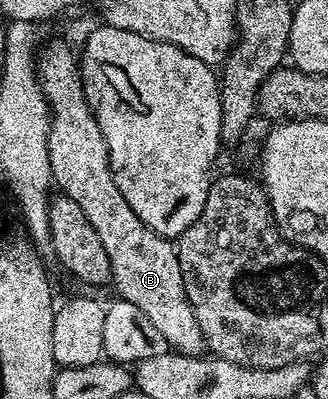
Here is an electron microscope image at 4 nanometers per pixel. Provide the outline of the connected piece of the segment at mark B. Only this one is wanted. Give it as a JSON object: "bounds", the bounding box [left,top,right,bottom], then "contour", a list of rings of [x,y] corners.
{"bounds":[36,46,205,356],"contour":[[[48,46],[39,51],[36,63],[36,72],[40,79],[40,87],[44,93],[44,99],[48,101],[48,108],[52,111],[52,123],[48,133],[48,151],[50,152],[50,168],[52,180],[57,187],[60,186],[67,197],[74,200],[86,212],[90,224],[98,232],[98,238],[102,240],[102,246],[106,248],[106,254],[110,256],[112,265],[111,285],[121,299],[130,304],[138,304],[142,312],[146,312],[152,323],[166,336],[169,347],[181,354],[200,356],[205,353],[202,328],[198,328],[198,320],[192,311],[192,305],[188,303],[186,288],[182,280],[182,268],[176,255],[176,246],[169,239],[163,238],[158,232],[151,230],[138,216],[134,216],[134,208],[126,204],[126,196],[118,192],[118,184],[112,179],[112,169],[108,163],[108,149],[106,140],[96,123],[96,117],[88,107],[88,101],[84,95],[84,81],[80,79],[80,63],[77,51],[72,51],[68,46]]]}

